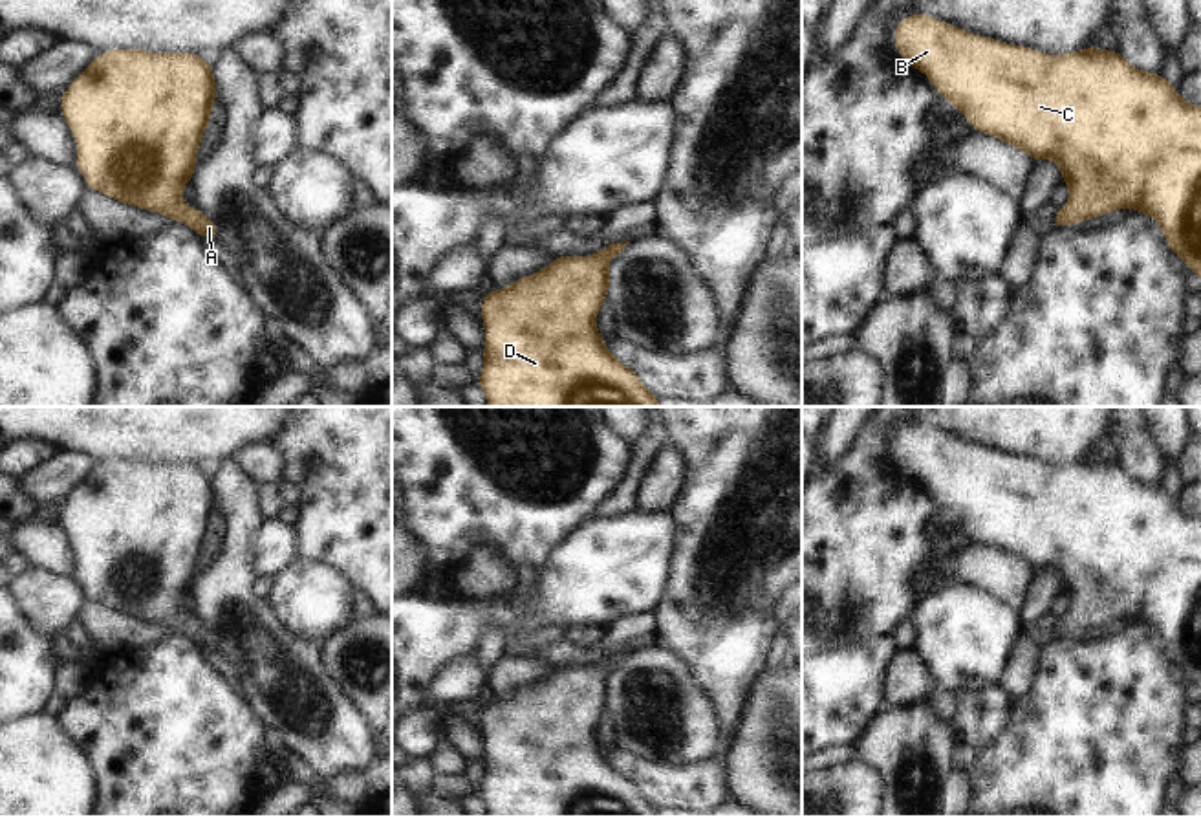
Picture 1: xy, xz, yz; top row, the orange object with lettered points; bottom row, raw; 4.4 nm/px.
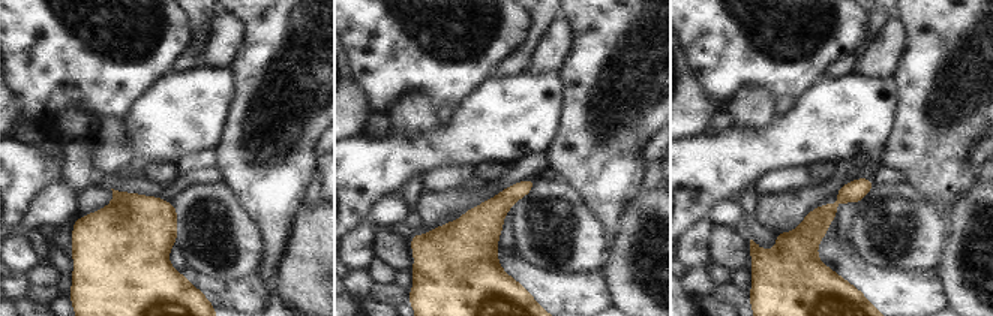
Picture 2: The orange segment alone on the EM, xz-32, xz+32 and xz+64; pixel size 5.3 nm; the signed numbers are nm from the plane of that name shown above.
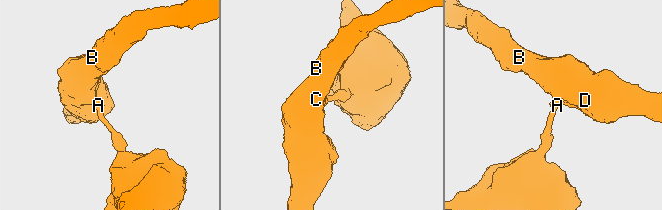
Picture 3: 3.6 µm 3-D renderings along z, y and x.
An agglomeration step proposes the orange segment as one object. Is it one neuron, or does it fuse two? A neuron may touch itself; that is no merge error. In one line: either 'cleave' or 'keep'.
keep

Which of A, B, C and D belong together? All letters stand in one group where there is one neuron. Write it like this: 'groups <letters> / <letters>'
groups A B C D

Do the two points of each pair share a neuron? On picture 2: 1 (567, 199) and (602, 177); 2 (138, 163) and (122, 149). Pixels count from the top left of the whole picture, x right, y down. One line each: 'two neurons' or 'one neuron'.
1: two neurons
2: two neurons

